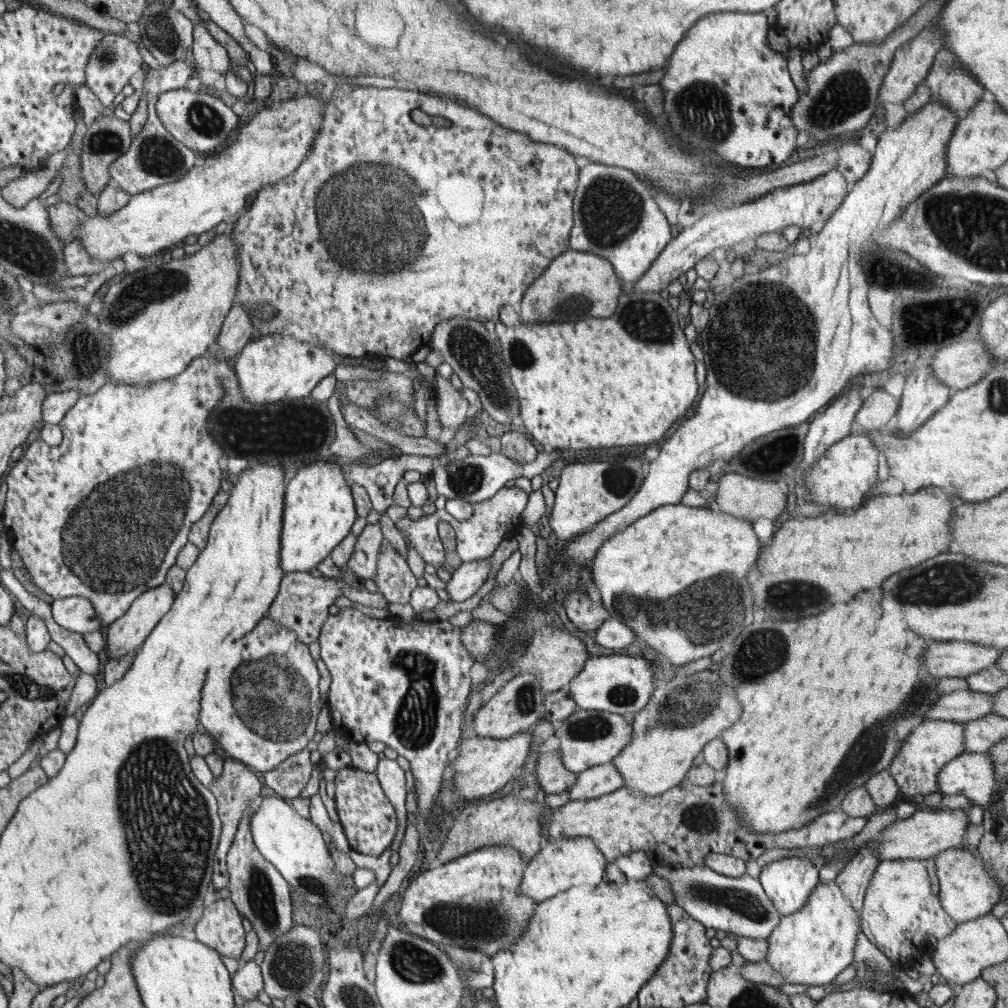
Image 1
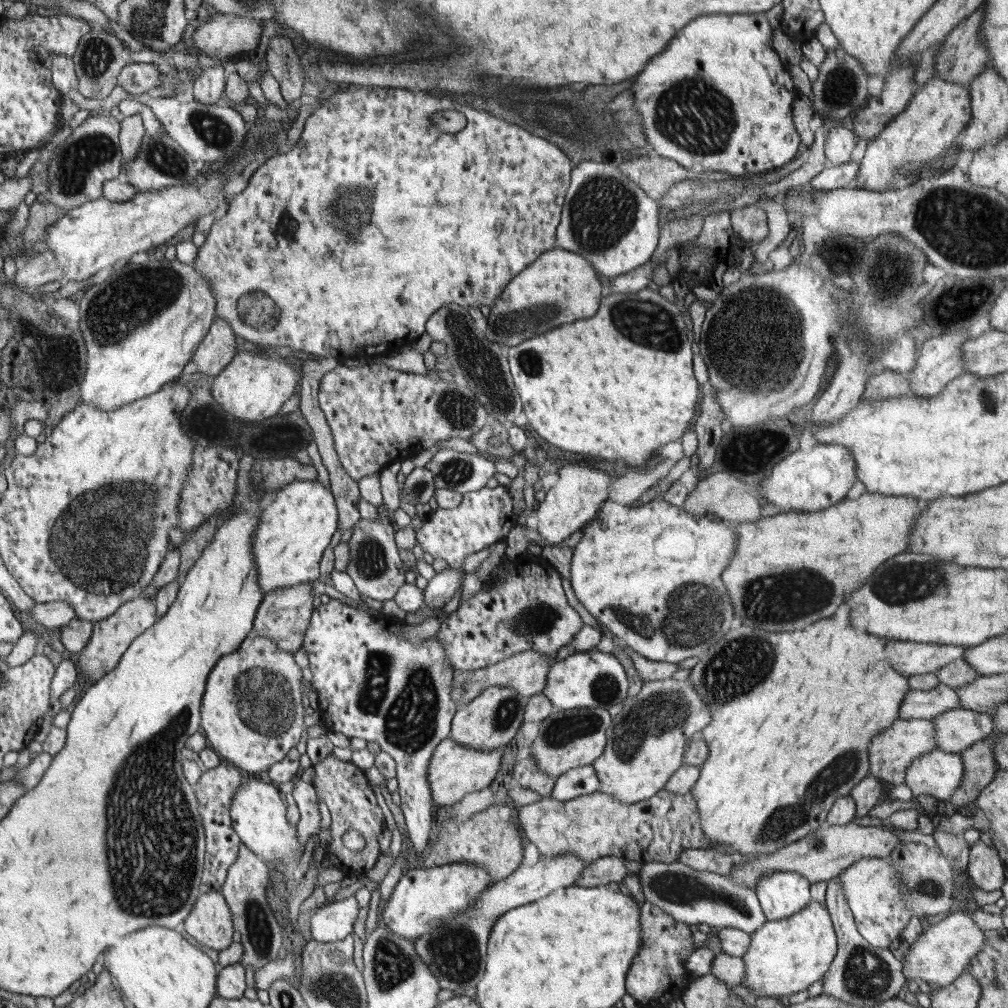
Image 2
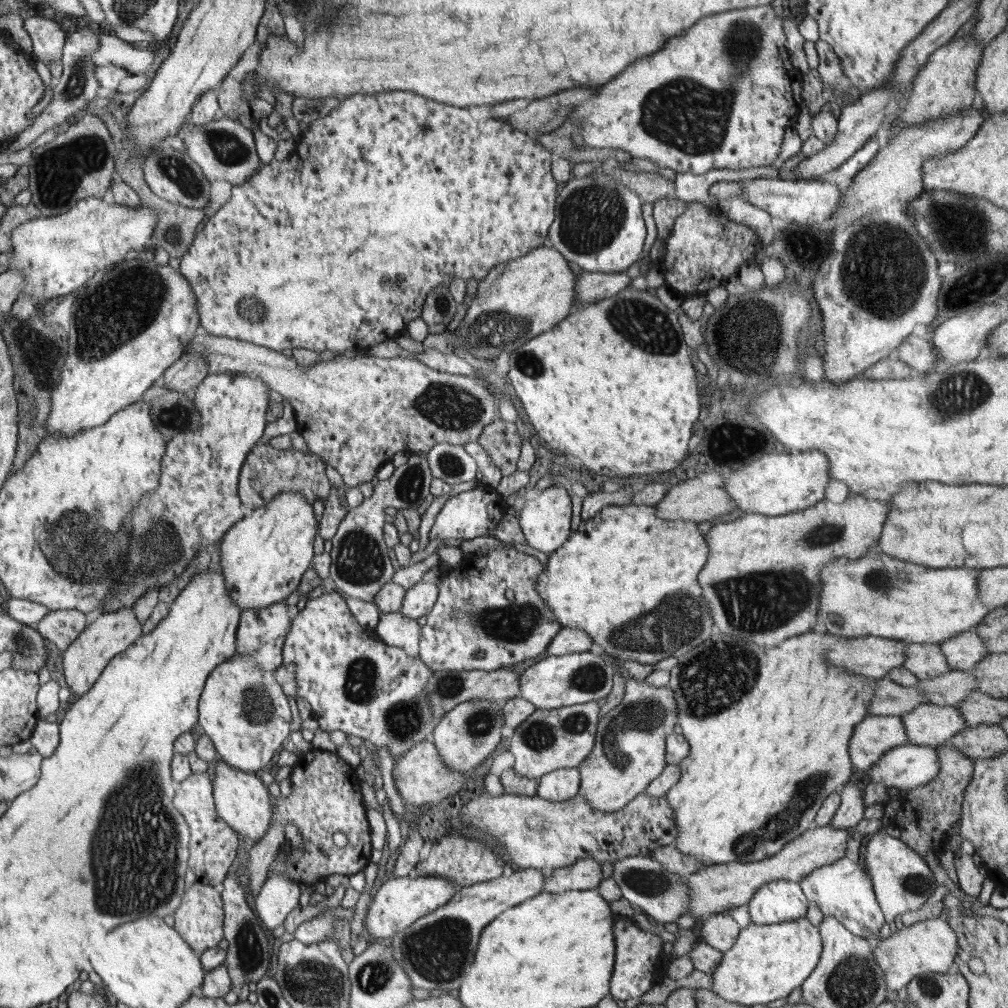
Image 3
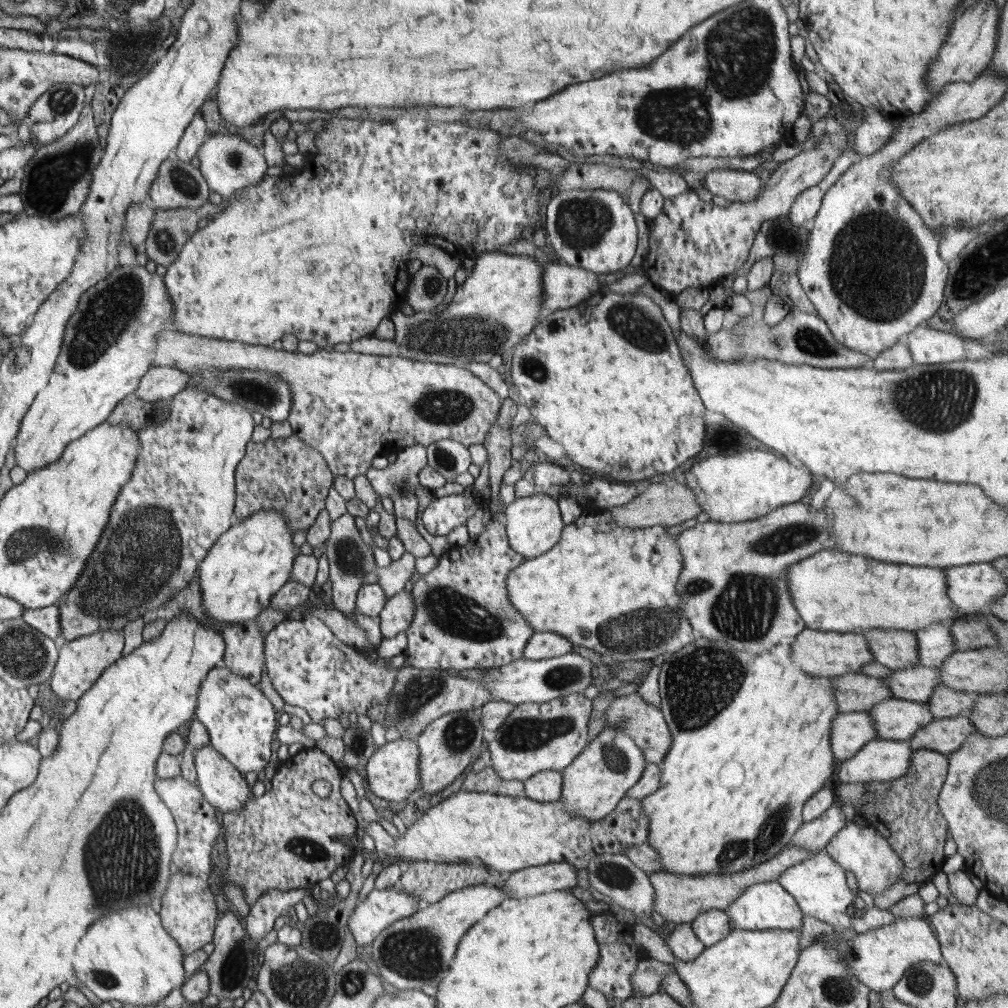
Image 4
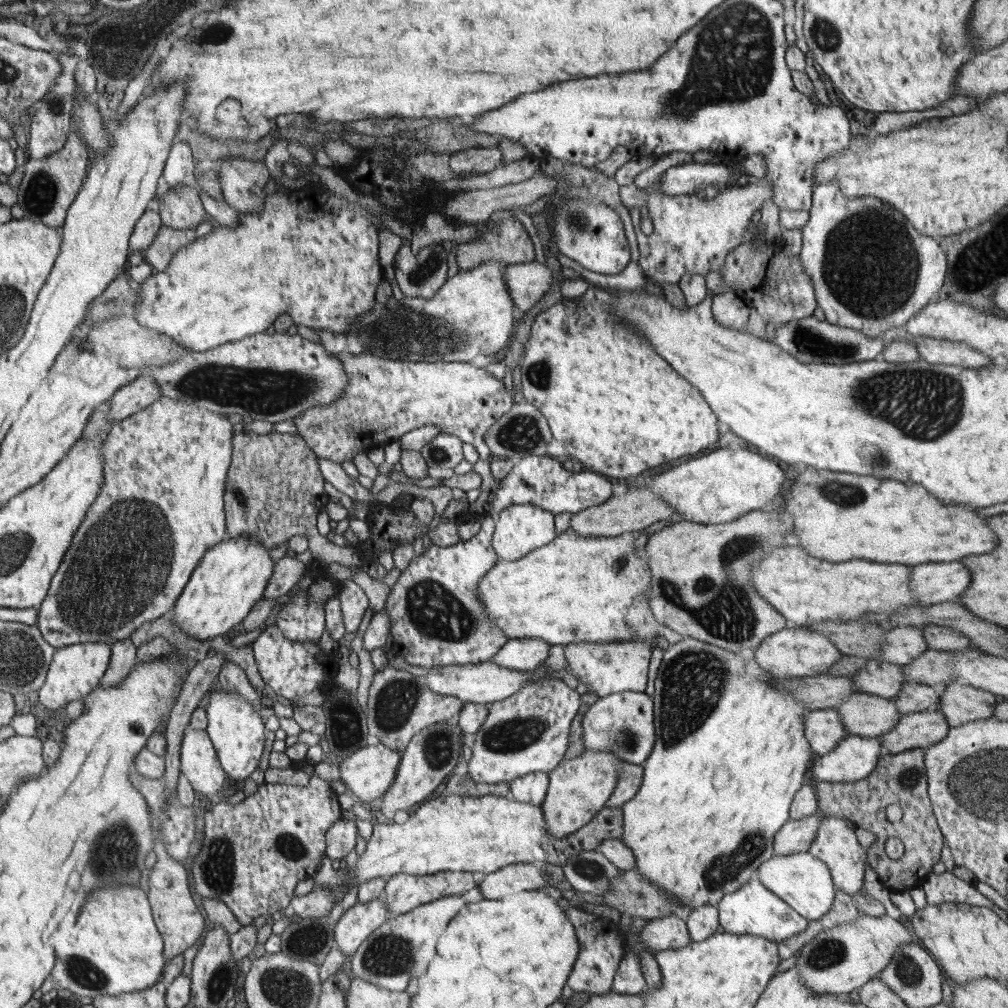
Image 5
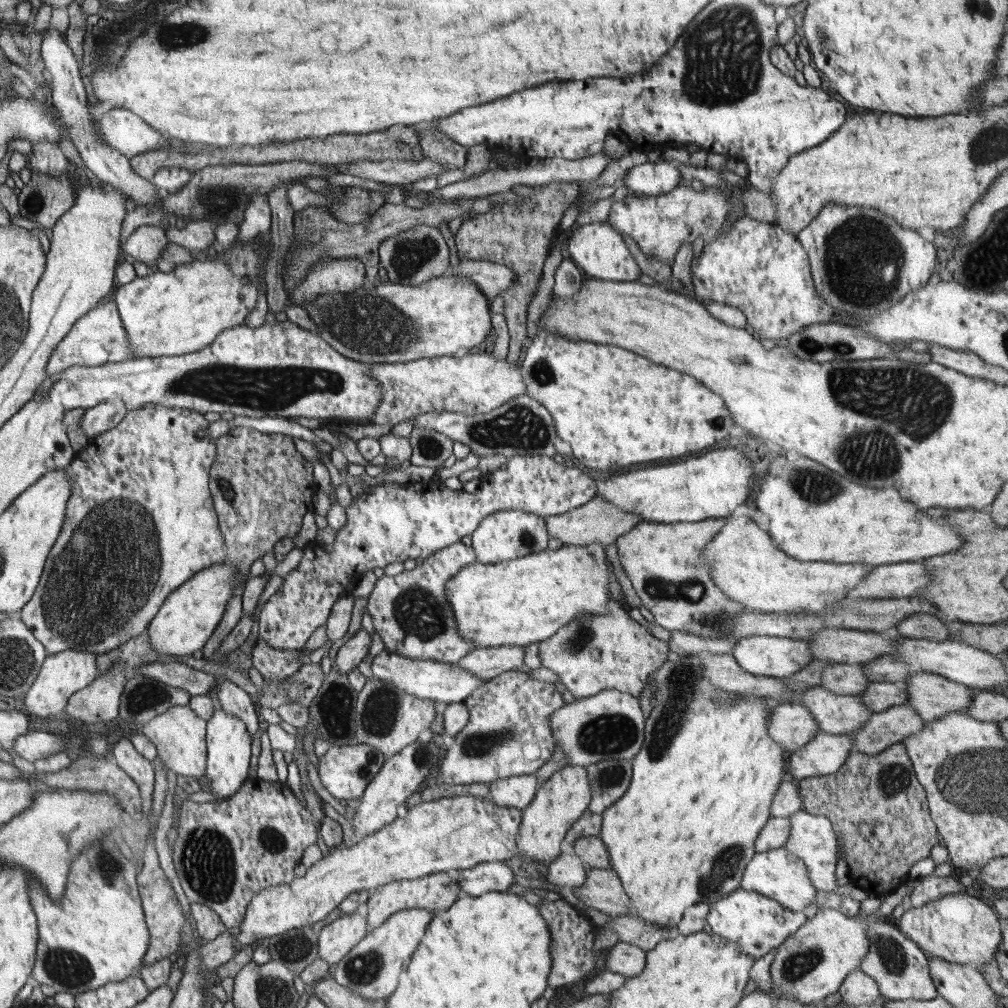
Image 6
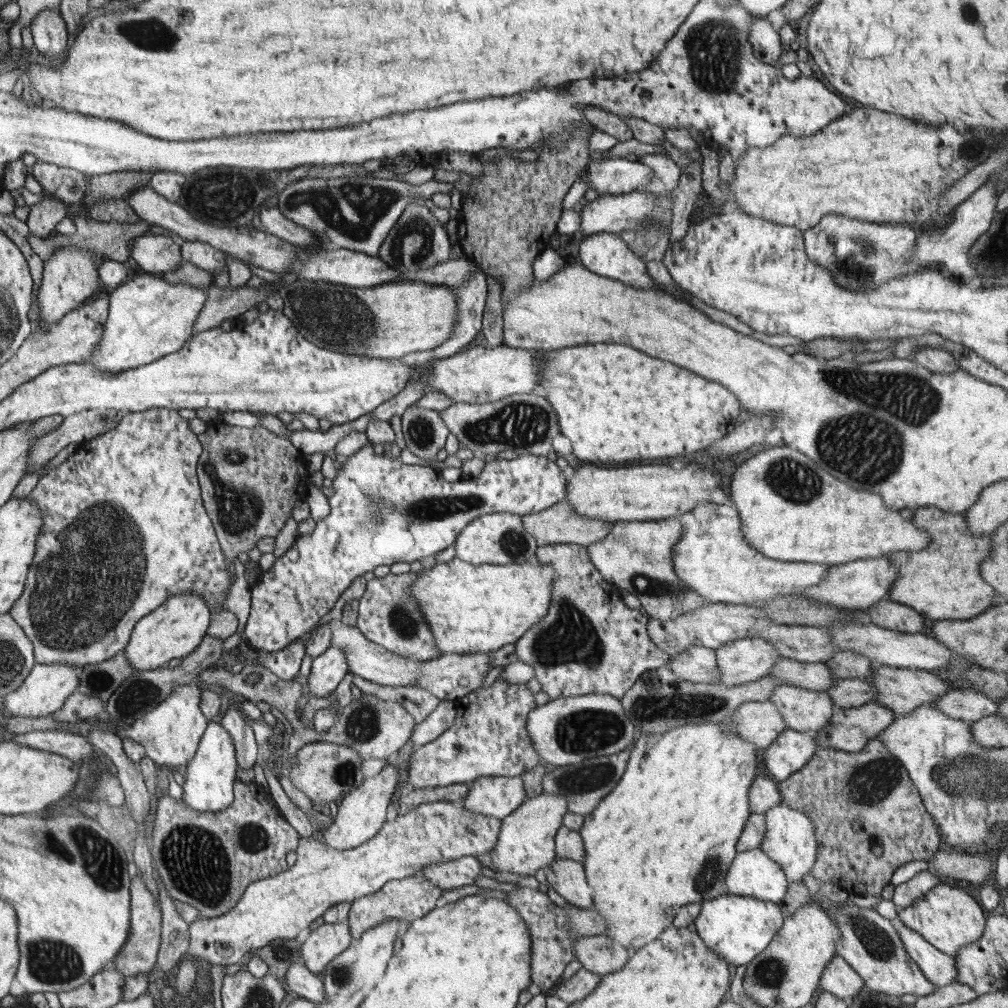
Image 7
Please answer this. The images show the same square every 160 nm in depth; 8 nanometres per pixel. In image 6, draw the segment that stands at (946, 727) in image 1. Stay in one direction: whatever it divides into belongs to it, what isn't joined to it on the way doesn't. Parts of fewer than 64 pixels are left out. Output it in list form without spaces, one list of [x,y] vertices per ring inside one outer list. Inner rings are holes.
[[[775,703],[769,714],[768,736],[786,751],[802,748],[820,732],[811,710],[800,703]]]

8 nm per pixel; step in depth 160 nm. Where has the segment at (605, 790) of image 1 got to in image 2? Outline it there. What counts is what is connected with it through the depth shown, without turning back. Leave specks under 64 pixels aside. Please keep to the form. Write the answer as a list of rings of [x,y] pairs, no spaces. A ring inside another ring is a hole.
[[[592,765],[571,768],[555,780],[550,796],[554,800],[572,800],[599,790],[600,779]]]

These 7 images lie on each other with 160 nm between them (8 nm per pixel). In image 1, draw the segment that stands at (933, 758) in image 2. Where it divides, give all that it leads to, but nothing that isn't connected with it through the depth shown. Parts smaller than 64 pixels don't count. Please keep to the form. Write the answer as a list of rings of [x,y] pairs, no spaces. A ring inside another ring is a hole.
[[[962,753],[937,772],[937,792],[942,796],[964,794],[972,804],[987,807],[998,789],[1000,780],[986,753]]]

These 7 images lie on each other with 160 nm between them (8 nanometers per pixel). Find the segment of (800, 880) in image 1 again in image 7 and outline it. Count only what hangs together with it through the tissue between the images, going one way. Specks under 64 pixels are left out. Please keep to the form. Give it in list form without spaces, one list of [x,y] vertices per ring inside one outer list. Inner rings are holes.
[[[722,894],[701,903],[701,911],[692,928],[696,930],[706,948],[726,964],[736,967],[748,965],[770,945],[782,928],[785,916],[779,905],[747,896]]]

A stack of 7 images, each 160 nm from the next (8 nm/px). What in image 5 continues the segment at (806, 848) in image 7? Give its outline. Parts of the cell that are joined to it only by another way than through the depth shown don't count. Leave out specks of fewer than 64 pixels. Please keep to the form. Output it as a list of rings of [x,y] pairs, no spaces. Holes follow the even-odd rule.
[[[828,816],[823,817],[821,824],[819,824],[817,835],[809,848],[810,854],[814,855],[816,858],[819,858],[823,863],[828,865],[835,888],[840,888],[844,892],[850,894],[856,894],[863,888],[863,884],[865,883],[866,868],[868,868],[867,848],[860,845],[854,831],[855,827],[849,828],[846,820],[844,819]]]

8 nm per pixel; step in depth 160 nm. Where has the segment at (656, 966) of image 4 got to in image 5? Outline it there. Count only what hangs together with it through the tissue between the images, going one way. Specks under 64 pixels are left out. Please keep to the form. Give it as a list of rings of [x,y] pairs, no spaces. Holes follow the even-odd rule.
[[[640,952],[625,954],[620,962],[620,967],[614,976],[611,990],[618,994],[638,995],[647,987],[646,980],[640,970]]]

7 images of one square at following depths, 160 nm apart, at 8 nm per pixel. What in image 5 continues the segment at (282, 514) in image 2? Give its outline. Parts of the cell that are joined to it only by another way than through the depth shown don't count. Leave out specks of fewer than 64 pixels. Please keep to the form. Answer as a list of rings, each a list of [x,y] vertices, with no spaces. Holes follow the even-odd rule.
[[[246,536],[240,538],[230,538],[225,543],[220,543],[217,547],[210,549],[198,563],[193,572],[189,584],[184,588],[182,595],[172,609],[173,622],[176,623],[187,635],[200,640],[212,639],[228,632],[236,624],[243,622],[252,608],[262,599],[264,591],[268,586],[268,581],[274,572],[275,563],[270,556],[270,549],[262,546],[262,542],[250,540]]]

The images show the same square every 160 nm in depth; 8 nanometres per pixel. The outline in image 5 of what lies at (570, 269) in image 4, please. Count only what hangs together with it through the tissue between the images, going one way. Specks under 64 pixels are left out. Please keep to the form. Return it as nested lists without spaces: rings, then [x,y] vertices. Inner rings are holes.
[[[516,263],[507,265],[504,278],[518,312],[527,313],[540,302],[546,292],[552,290],[556,282],[556,272],[548,263]]]

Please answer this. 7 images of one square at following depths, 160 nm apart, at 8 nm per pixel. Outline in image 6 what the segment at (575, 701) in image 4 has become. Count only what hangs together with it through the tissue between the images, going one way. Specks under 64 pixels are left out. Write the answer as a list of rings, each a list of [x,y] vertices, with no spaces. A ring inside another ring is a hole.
[[[509,670],[486,681],[464,700],[464,704],[470,711],[469,724],[456,737],[445,742],[445,756],[439,763],[439,772],[436,772],[436,784],[492,783],[501,778],[531,775],[550,760],[555,751],[550,717],[565,705],[562,693],[558,692],[554,683],[533,679],[528,673]]]

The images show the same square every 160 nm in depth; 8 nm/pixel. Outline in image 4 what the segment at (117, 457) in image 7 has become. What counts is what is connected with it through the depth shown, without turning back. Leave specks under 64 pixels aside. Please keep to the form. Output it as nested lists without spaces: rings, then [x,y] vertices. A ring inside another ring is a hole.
[[[187,386],[169,401],[171,415],[162,425],[135,430],[141,440],[141,450],[133,478],[121,489],[114,504],[114,516],[110,516],[110,524],[102,534],[102,546],[94,550],[94,556],[90,556],[75,586],[56,605],[61,612],[63,642],[98,631],[120,631],[147,610],[160,610],[194,580],[202,560],[232,526],[230,518],[235,513],[234,502],[237,502],[234,472],[245,457],[255,429],[252,412],[240,403],[219,399],[192,386]]]

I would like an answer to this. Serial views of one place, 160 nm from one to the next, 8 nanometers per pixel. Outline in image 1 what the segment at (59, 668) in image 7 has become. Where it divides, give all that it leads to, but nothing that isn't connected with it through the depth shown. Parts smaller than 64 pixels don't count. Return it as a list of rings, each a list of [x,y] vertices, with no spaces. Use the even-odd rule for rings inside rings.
[[[166,583],[138,596],[138,599],[134,600],[132,607],[126,611],[124,616],[106,626],[104,634],[107,637],[107,645],[105,646],[104,654],[101,655],[104,662],[110,660],[113,656],[116,658],[123,657],[128,655],[129,652],[138,650],[154,630],[154,627],[173,609],[175,599],[172,586]]]

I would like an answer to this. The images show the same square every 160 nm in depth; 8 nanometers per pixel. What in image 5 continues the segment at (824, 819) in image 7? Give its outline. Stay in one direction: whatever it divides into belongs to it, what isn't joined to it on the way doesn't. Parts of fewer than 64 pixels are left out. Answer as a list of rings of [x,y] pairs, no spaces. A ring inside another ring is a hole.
[[[912,748],[898,754],[886,753],[881,756],[879,760],[879,766],[875,768],[870,776],[862,780],[846,781],[846,782],[824,782],[818,781],[815,790],[817,792],[819,810],[824,816],[836,817],[844,820],[850,820],[854,823],[855,828],[865,828],[873,832],[877,839],[870,847],[867,848],[867,861],[868,864],[877,872],[880,882],[883,884],[883,889],[890,892],[905,892],[921,884],[927,879],[930,873],[932,873],[932,866],[940,861],[940,852],[944,848],[945,838],[943,837],[941,828],[937,823],[937,818],[933,812],[933,806],[929,799],[928,779],[926,763],[923,759],[925,756],[925,750],[920,748]],[[880,802],[886,802],[888,804],[898,804],[902,808],[902,818],[900,822],[892,824],[888,822],[886,814],[882,816],[884,808]],[[890,836],[894,838],[900,838],[905,846],[905,851],[900,859],[890,859],[884,851],[884,844],[886,839]]]

